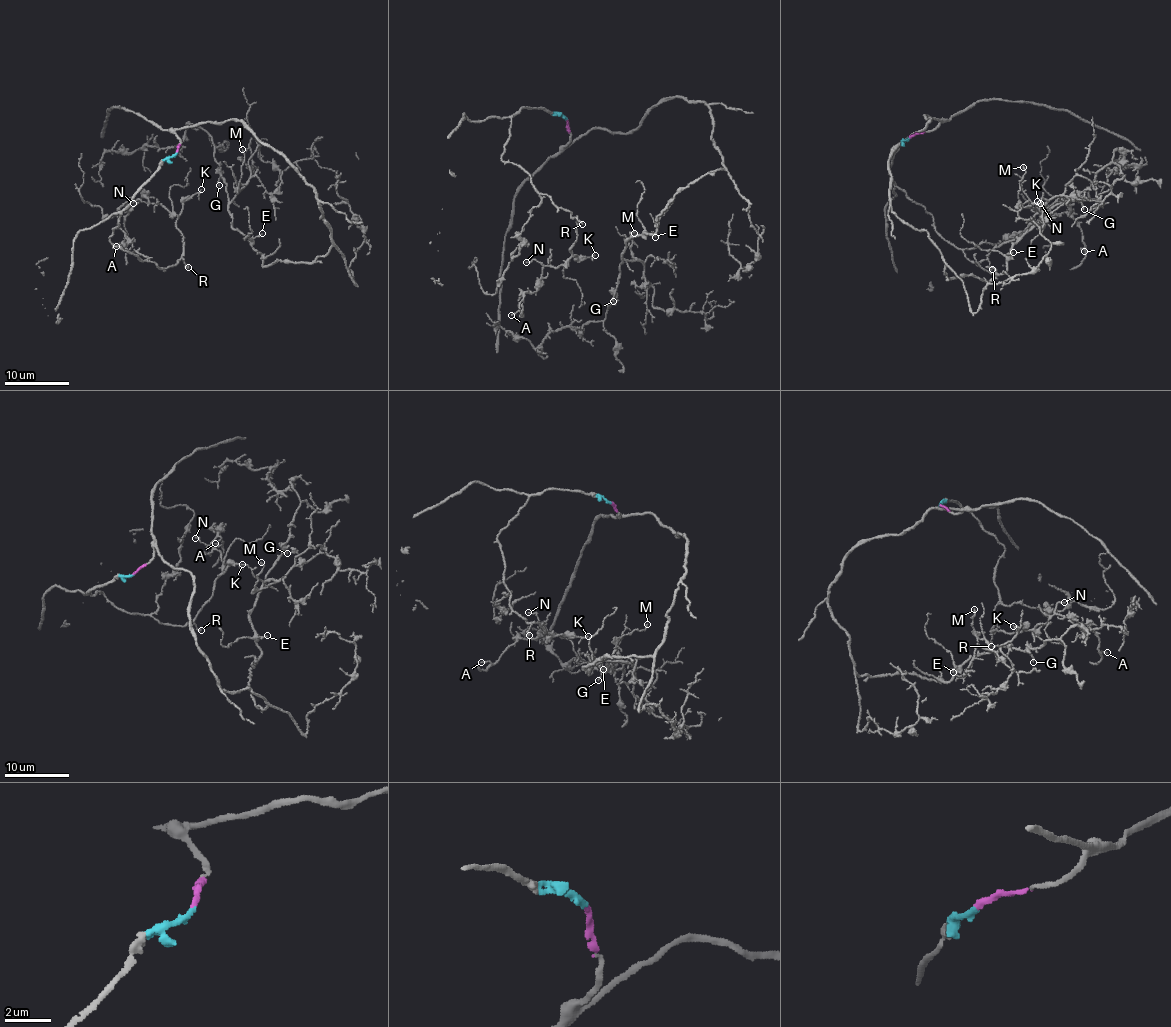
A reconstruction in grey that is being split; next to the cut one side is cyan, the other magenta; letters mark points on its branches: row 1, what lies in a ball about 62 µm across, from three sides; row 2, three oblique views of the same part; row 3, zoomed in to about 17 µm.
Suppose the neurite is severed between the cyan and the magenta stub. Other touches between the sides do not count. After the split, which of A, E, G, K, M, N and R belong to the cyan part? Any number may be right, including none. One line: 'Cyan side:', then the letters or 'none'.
Cyan side: A, K, N, R

